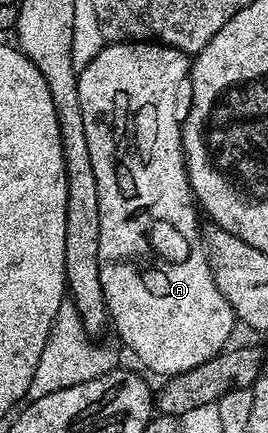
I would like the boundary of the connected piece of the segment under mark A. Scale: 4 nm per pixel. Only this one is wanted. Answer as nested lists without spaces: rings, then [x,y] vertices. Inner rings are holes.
[[[128,41],[125,43],[107,43],[101,49],[101,53],[97,53],[97,57],[93,57],[93,61],[89,61],[89,65],[85,65],[85,69],[78,72],[79,77],[79,96],[81,97],[81,117],[85,117],[85,141],[89,141],[89,157],[93,160],[93,174],[97,177],[97,205],[101,205],[101,242],[97,252],[97,265],[101,269],[101,289],[105,293],[105,305],[107,306],[107,314],[109,316],[110,326],[115,327],[115,331],[119,334],[119,339],[152,371],[155,375],[163,375],[162,377],[170,377],[172,375],[180,375],[189,369],[197,369],[197,365],[205,365],[205,361],[212,359],[214,355],[219,354],[232,342],[231,334],[237,328],[237,320],[235,318],[235,310],[231,308],[229,301],[225,299],[221,293],[221,289],[217,289],[217,285],[211,277],[211,261],[207,258],[207,249],[203,241],[203,232],[201,230],[201,222],[199,223],[199,215],[201,219],[201,211],[195,201],[195,193],[191,188],[191,182],[187,176],[187,162],[183,156],[183,124],[181,122],[181,107],[175,104],[175,94],[179,91],[179,86],[186,84],[189,79],[192,60],[186,51],[179,51],[175,47],[166,46],[158,41]]]

